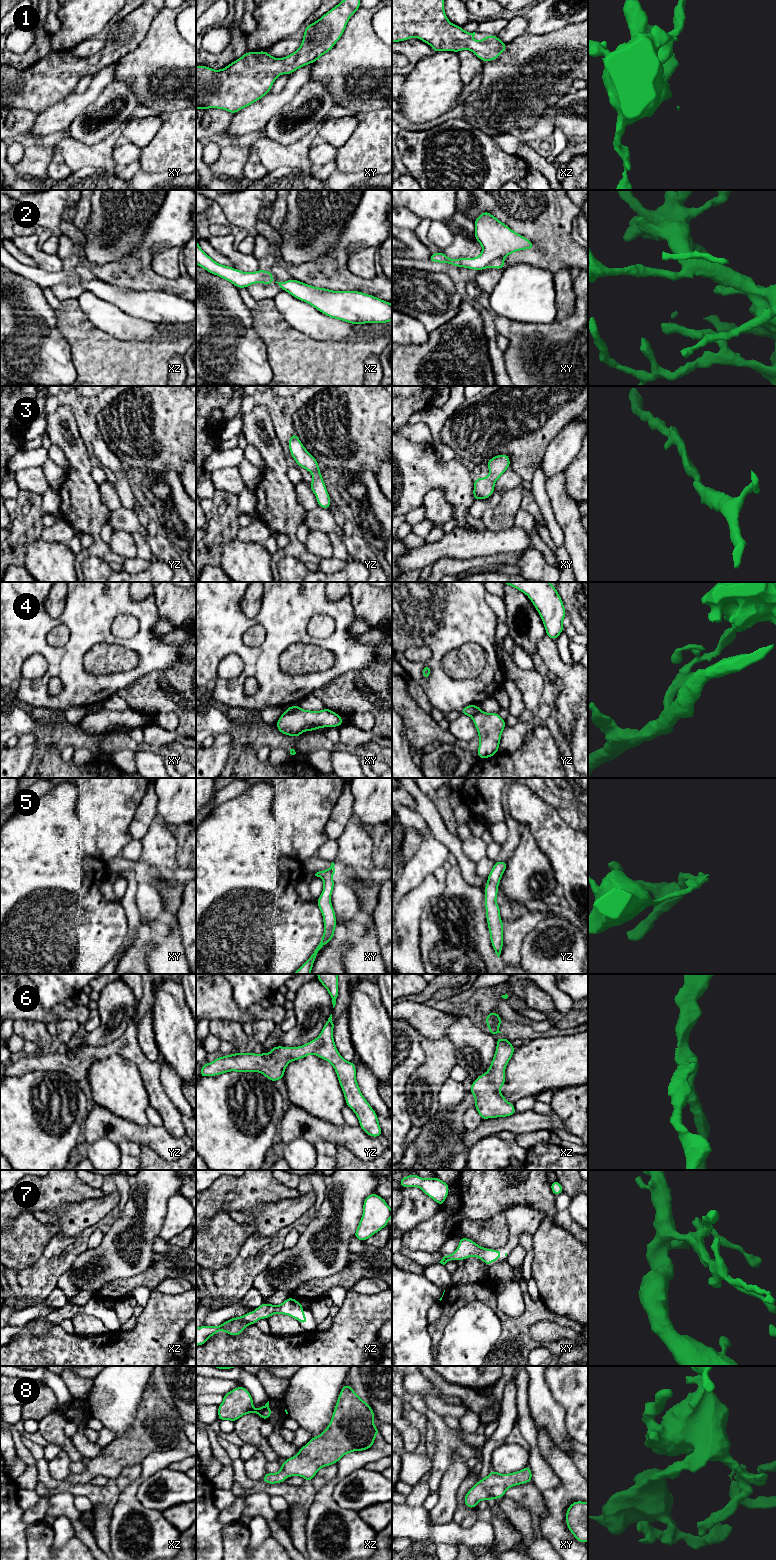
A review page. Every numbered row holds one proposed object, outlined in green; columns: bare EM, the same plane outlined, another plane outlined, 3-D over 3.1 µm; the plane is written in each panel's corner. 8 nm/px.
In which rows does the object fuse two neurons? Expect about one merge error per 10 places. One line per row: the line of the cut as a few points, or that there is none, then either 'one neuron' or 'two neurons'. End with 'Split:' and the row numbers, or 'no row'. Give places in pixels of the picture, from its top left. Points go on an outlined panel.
1: no cut | one neuron
2: no cut | one neuron
3: no cut | one neuron
4: yz (478, 708), (472, 717) | two neurons
5: no cut | one neuron
6: no cut | one neuron
7: no cut | one neuron
8: no cut | one neuron
Split: 4

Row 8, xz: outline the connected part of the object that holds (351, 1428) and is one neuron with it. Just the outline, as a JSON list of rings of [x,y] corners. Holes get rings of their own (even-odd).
[[[346,1383],[340,1391],[327,1428],[319,1436],[311,1438],[306,1445],[299,1448],[298,1454],[281,1463],[281,1470],[278,1473],[267,1472],[261,1480],[267,1484],[277,1484],[285,1482],[286,1477],[302,1476],[310,1482],[320,1468],[336,1464],[344,1455],[371,1449],[379,1433],[379,1428],[374,1426],[375,1417],[368,1402],[364,1402]]]

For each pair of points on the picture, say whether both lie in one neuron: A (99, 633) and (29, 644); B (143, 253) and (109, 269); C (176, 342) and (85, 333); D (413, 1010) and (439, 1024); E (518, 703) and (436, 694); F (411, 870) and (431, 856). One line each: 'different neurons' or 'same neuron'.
A: same neuron
B: different neurons
C: same neuron
D: same neuron
E: different neurons
F: same neuron

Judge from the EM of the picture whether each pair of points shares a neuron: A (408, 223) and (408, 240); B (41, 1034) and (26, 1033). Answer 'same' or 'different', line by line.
A: different
B: same

